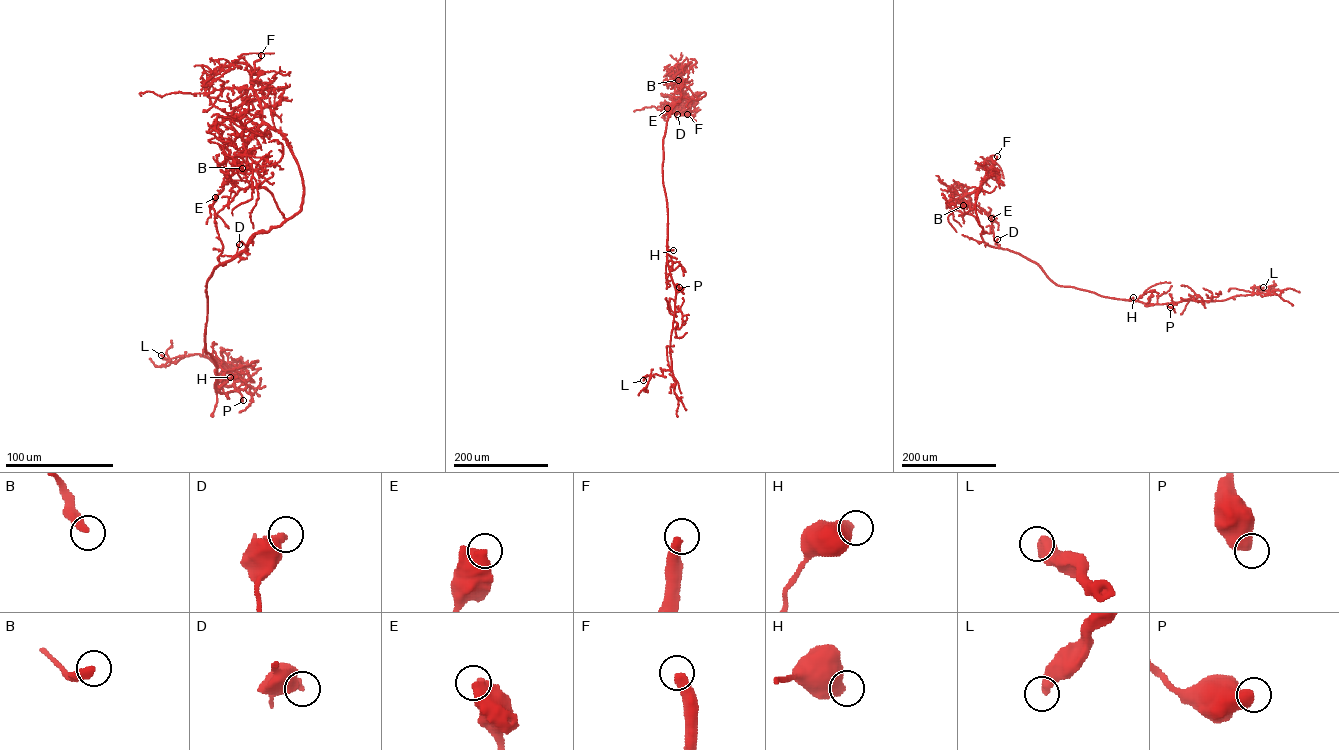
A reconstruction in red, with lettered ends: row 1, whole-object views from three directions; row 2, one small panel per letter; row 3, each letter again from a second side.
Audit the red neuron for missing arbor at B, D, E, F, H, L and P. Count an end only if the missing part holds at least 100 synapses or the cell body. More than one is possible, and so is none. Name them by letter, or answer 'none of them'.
F

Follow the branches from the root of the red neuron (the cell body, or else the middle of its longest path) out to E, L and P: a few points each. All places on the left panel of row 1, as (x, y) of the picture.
E: (206, 352), (206, 284), (219, 263), (218, 258), (223, 246), (212, 206), (215, 197)
L: (206, 352), (216, 365), (216, 391), (234, 391), (223, 384), (227, 368), (206, 353), (177, 361), (161, 355)
P: (206, 352), (216, 365), (216, 391), (237, 391), (243, 400)

